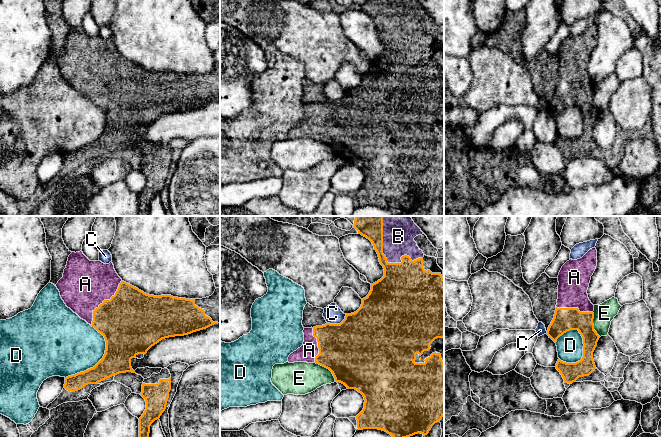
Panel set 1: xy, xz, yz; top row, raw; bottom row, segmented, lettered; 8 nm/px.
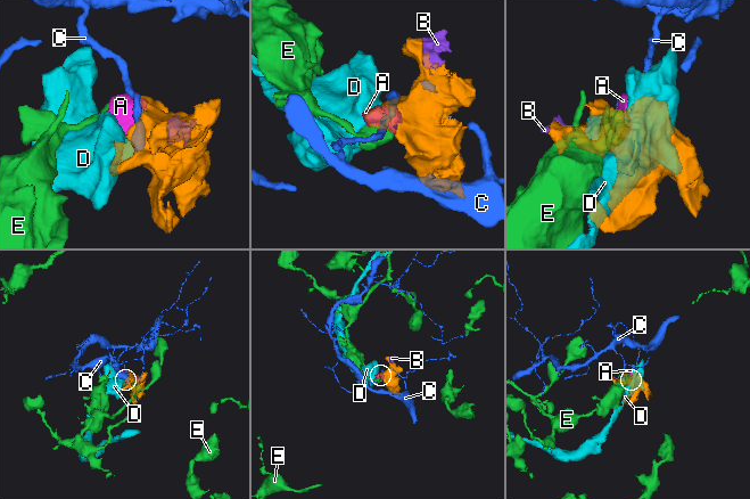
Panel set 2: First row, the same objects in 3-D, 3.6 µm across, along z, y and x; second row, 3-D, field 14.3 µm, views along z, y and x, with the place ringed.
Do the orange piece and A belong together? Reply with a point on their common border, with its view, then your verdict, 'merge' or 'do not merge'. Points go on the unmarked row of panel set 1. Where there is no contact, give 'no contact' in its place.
xy (103, 77) | merge

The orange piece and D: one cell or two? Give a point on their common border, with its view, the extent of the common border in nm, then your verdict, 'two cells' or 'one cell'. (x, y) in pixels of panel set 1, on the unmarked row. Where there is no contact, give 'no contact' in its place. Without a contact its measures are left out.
yz (583, 130) | 300 nm | two cells

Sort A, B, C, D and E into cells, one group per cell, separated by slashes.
A B / C / D / E

